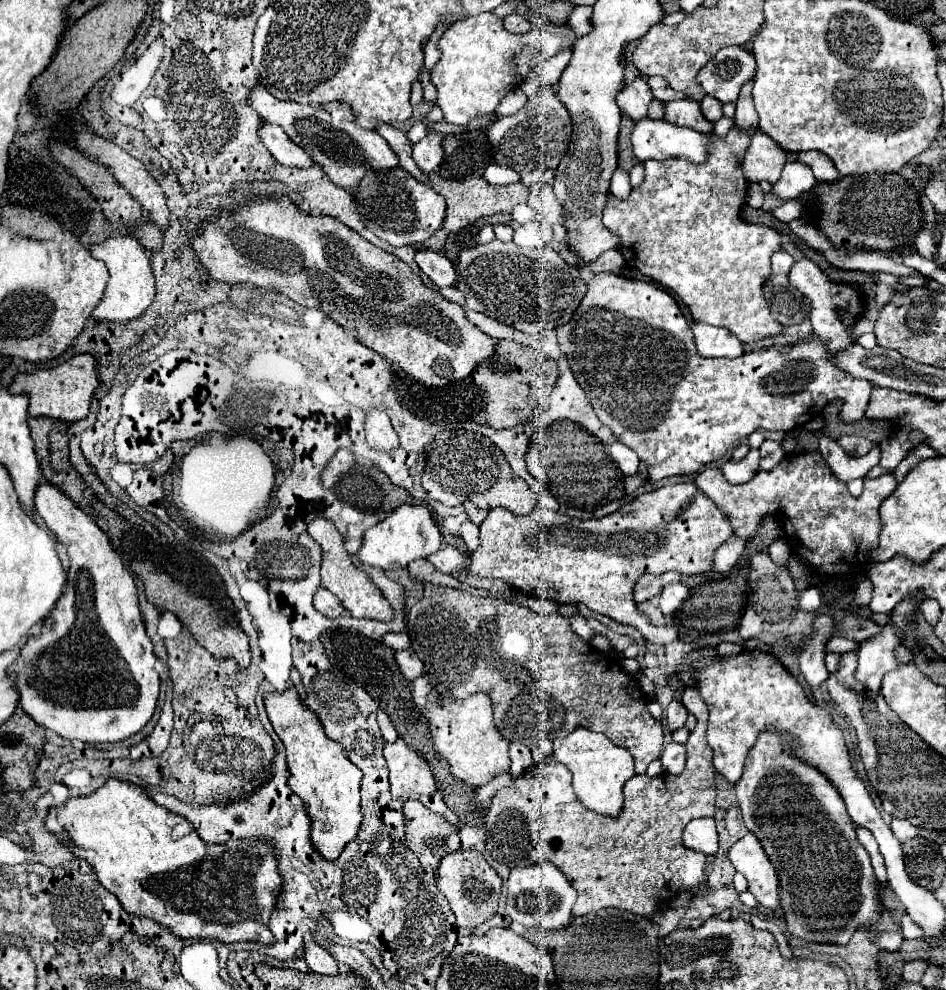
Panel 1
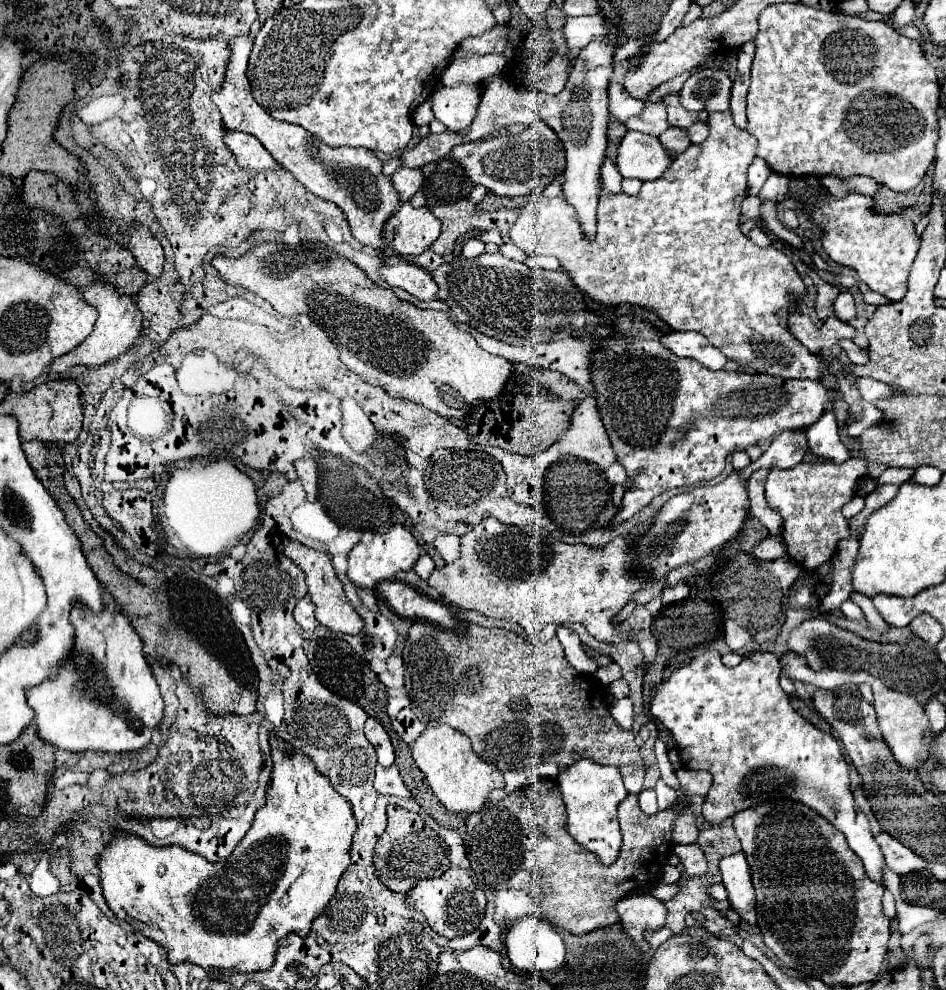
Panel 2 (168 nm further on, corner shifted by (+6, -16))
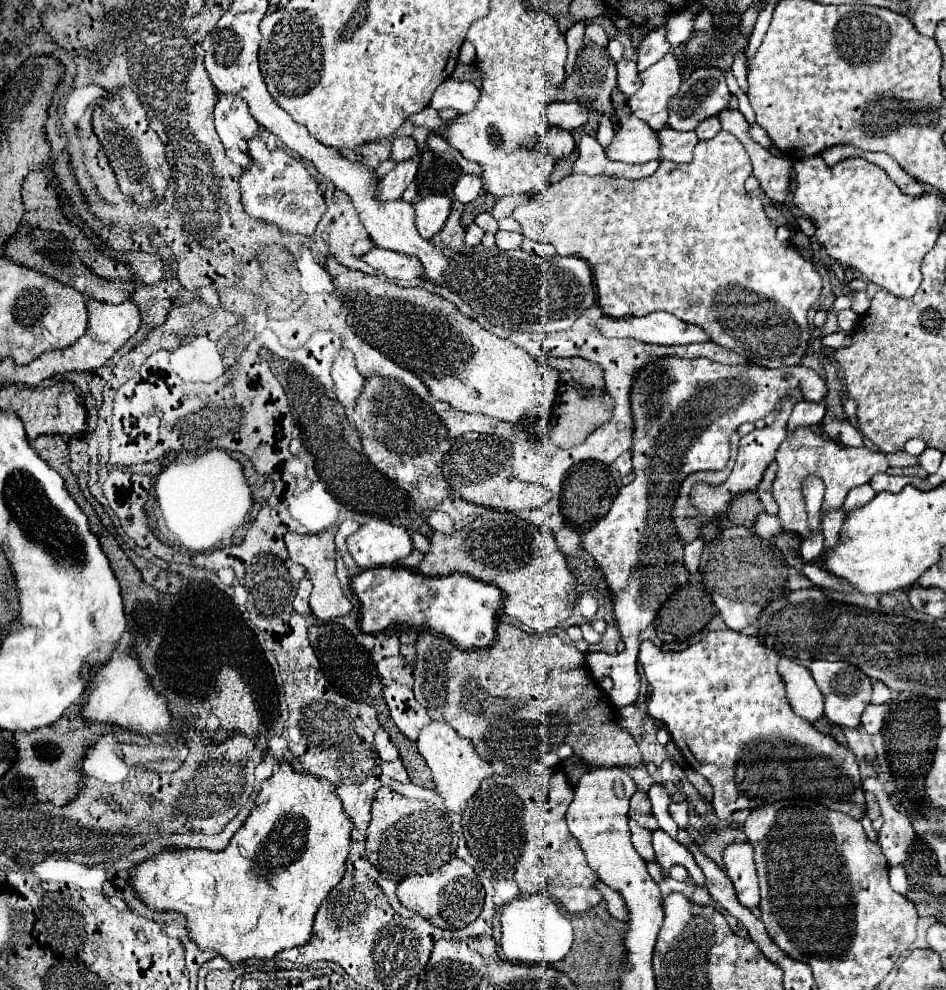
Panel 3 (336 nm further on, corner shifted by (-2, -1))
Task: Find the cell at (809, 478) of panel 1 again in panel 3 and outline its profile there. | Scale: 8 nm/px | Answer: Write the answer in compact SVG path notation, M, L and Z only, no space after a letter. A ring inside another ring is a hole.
M797 427L777 449L775 461L779 465L775 481L773 481L773 499L779 505L777 517L785 531L793 531L797 535L807 537L807 513L803 513L803 497L799 493L799 485L807 473L817 473L825 481L825 499L823 513L827 509L839 509L853 487L869 483L875 473L887 471L887 457L883 453L873 453L867 447L845 447L827 437L817 435L811 427Z

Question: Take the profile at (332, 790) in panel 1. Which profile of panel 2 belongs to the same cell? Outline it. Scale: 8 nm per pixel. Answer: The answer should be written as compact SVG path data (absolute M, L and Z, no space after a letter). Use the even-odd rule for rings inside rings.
M275 730L269 732L269 744L271 744L271 756L273 756L273 774L271 774L271 782L267 786L267 804L263 808L259 808L259 812L255 814L253 826L249 828L249 832L245 834L245 838L237 844L237 848L231 852L231 856L227 856L223 862L217 864L205 864L205 858L199 854L193 854L181 846L153 846L147 840L143 840L137 834L131 832L123 832L123 830L115 830L113 838L109 844L105 844L105 848L101 850L99 858L97 858L97 868L99 868L99 882L103 888L103 896L111 908L111 912L119 918L125 920L127 924L131 924L133 928L137 928L145 938L155 940L159 946L163 946L167 950L167 958L171 964L179 964L179 962L193 962L199 964L201 968L205 968L207 972L211 970L221 970L221 972L229 972L229 974L245 974L245 972L255 972L255 970L269 970L275 962L275 950L277 950L277 940L295 932L299 936L307 936L311 930L311 922L313 918L319 916L319 912L323 912L323 908L329 904L329 900L335 896L335 888L337 882L341 878L341 874L347 870L349 866L349 848L353 842L353 834L357 830L357 820L353 816L351 804L347 798L343 798L331 784L331 780L327 780L327 776L323 776L317 766L313 764L311 758L307 758L307 754L303 754L301 750L295 752L287 752L283 750L285 742L277 736Z

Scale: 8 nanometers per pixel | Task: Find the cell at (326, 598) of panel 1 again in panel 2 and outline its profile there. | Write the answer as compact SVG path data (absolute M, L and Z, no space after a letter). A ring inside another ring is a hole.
M307 596L307 598L303 598L297 606L295 606L295 620L297 620L297 624L303 628L303 630L315 630L315 628L319 628L321 624L317 622L317 618L315 618L315 604L311 602L311 598Z

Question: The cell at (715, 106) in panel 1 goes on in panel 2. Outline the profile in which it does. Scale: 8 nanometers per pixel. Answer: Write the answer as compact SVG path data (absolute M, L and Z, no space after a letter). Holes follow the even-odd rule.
M695 122L693 126L689 126L689 138L693 144L701 144L707 136L709 136L707 122Z

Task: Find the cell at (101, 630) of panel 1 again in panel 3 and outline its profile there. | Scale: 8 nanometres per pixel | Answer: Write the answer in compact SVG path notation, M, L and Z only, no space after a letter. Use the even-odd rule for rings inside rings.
M119 649L113 651L111 659L91 677L89 681L89 695L85 699L85 707L81 709L81 715L89 721L105 721L105 723L115 723L123 727L125 731L139 733L143 737L157 735L167 731L167 725L171 723L171 713L149 683L149 677L139 671L139 661L131 657L131 649Z

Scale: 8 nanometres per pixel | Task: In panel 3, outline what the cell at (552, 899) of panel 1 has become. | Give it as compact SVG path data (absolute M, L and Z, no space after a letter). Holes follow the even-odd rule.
M497 881L495 883L495 895L493 895L493 903L497 907L513 901L519 895L519 887L515 885L515 881Z

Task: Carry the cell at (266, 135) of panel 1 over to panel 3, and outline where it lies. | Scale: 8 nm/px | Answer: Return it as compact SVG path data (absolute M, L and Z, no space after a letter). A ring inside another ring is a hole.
M217 95L215 103L215 129L225 149L241 149L247 153L247 139L259 135L257 121L251 117L247 103L237 95Z

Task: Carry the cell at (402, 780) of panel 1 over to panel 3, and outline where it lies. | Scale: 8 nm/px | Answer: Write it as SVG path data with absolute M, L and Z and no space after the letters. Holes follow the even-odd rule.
M395 759L391 763L383 763L381 771L383 771L383 775L387 775L399 783L409 783L409 775L407 775L407 771L399 759Z

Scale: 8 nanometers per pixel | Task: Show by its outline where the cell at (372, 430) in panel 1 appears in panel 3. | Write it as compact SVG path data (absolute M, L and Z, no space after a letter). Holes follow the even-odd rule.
M339 349L331 367L331 377L335 383L335 395L341 403L345 415L351 415L351 409L355 407L355 397L363 385L363 377L355 367L353 353L349 349Z

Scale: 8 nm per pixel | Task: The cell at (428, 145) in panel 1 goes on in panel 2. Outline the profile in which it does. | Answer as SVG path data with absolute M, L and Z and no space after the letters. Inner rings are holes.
M403 166L399 172L395 172L391 176L391 180L395 182L395 188L399 192L401 202L407 202L423 184L423 172L421 168L407 168Z

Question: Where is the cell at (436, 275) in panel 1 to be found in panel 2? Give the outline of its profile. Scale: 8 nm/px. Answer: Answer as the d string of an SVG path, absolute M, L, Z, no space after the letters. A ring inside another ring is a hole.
M397 262L397 264L385 264L379 272L389 286L403 288L419 300L431 300L437 296L439 288L435 280L421 266L409 262Z

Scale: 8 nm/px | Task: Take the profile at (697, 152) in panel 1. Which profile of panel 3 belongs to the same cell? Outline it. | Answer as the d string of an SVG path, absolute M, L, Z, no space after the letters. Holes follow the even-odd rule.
M631 115L615 133L615 139L605 149L607 159L621 163L647 163L659 157L657 133L647 123Z

